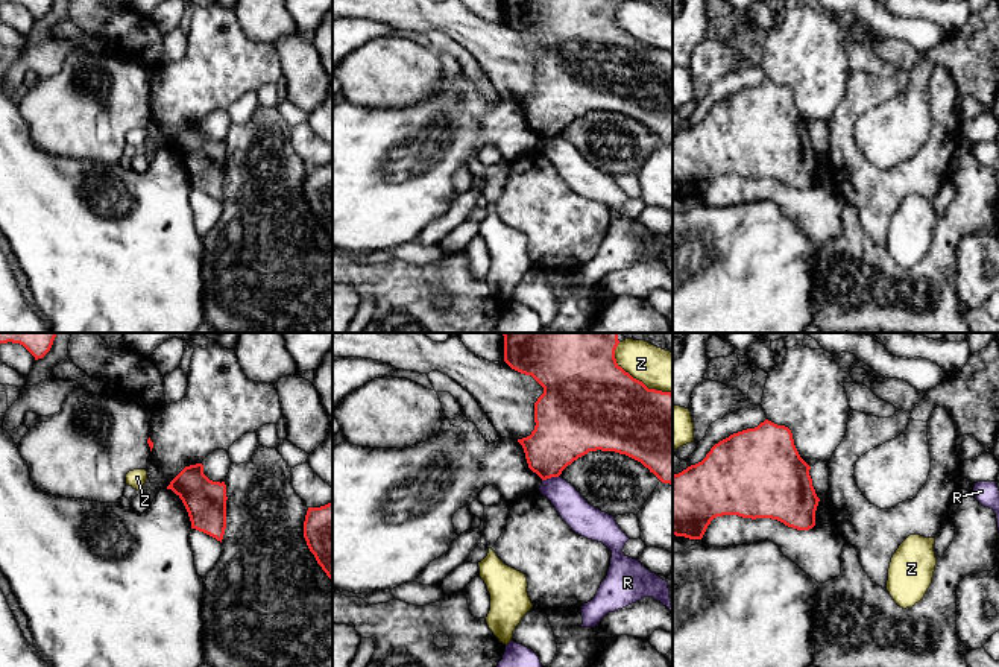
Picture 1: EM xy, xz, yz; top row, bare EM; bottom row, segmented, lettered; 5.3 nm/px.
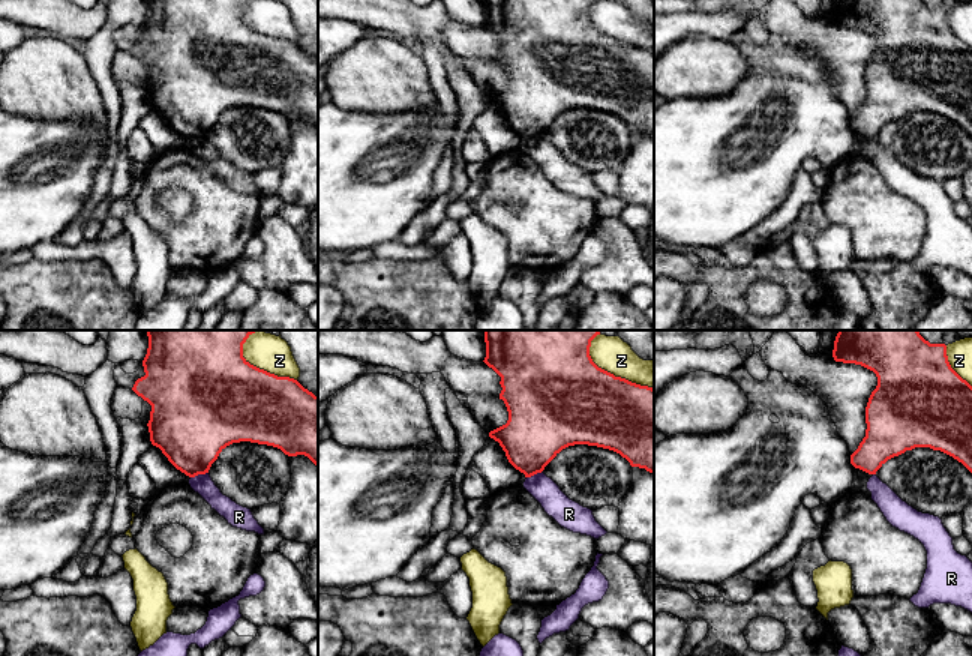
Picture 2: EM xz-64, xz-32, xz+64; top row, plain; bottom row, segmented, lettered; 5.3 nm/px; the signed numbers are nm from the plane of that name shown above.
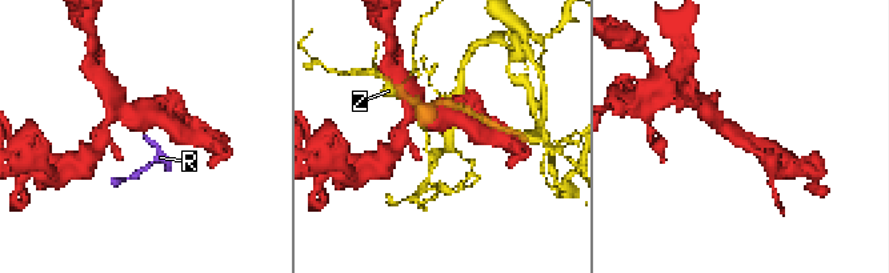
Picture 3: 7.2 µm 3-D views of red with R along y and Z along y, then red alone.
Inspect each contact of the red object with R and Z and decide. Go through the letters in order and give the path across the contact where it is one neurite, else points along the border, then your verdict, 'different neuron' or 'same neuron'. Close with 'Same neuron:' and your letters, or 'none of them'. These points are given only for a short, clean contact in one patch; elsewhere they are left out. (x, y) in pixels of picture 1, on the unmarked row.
R: border xz (559, 134), (542, 140); different neuron
Z: different neuron
Same neuron: none of them

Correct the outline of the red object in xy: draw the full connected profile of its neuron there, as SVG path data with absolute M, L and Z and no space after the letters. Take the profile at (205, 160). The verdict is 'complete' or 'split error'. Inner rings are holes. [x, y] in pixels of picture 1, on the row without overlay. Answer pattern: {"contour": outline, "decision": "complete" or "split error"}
{"contour": "M203 125L185 126L167 146L184 163L191 188L222 202L226 188L226 144L203 134Z", "decision": "complete"}

